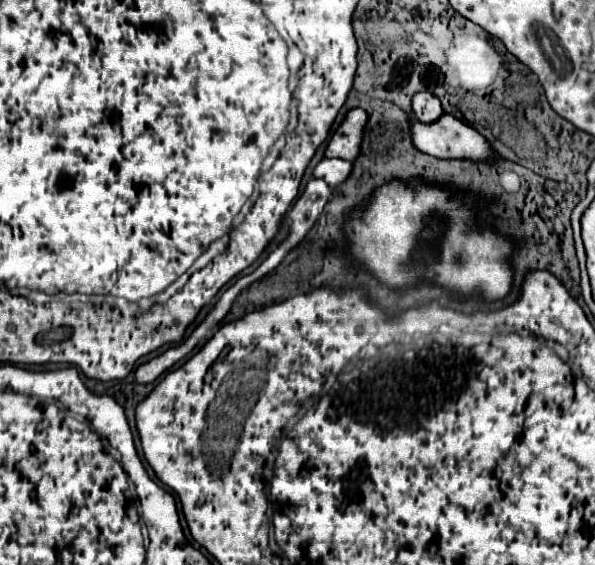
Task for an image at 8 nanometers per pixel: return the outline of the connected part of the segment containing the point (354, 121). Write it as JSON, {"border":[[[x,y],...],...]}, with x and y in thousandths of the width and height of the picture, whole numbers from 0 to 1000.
{"border":[[[590,193],[583,200],[583,211],[573,218],[573,225],[556,242],[546,278],[597,285],[607,267],[607,250],[610,250],[607,242],[610,242],[610,228],[617,221],[617,211],[620,211],[617,196]]]}

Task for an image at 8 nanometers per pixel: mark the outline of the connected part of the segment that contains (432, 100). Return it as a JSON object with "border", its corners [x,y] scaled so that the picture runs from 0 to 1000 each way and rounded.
{"border":[[[701,165],[694,168],[694,200],[708,218],[731,218],[748,196],[731,168]]]}

